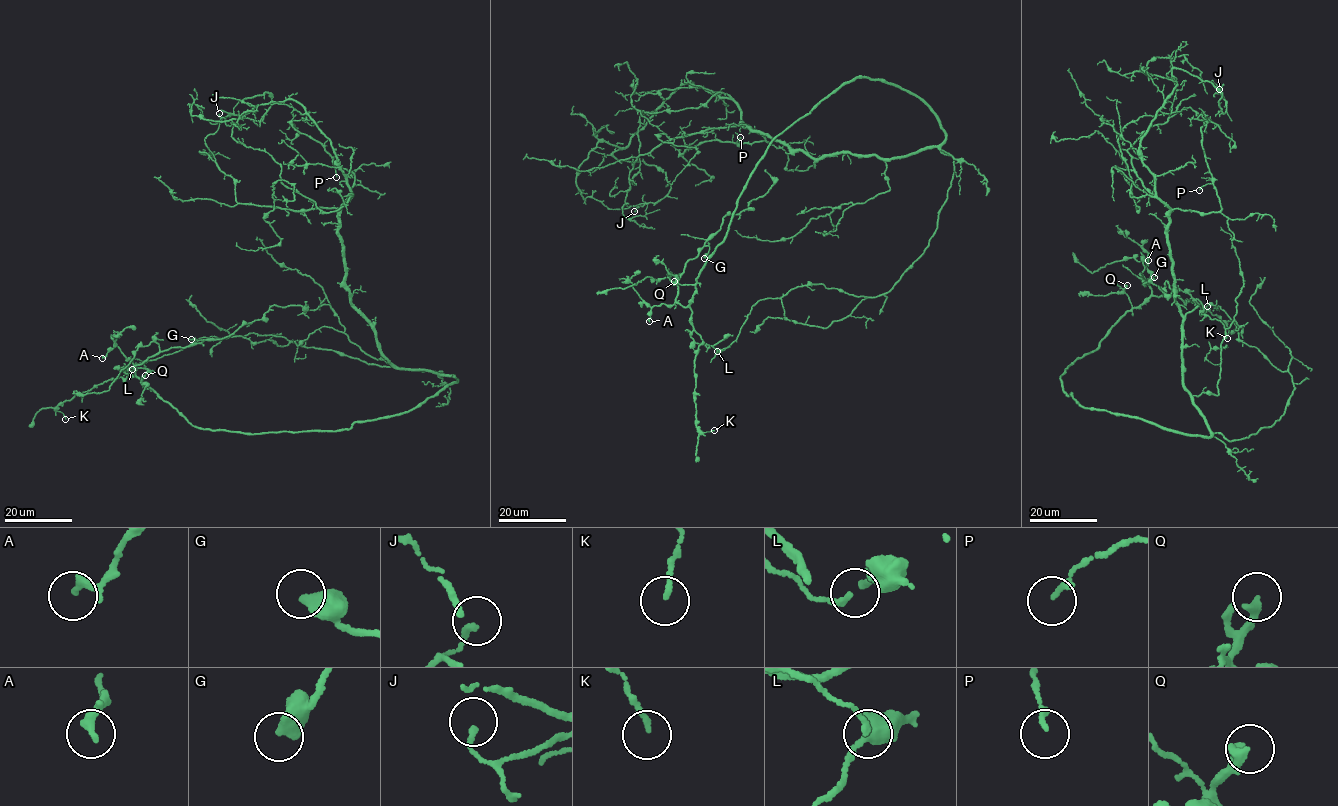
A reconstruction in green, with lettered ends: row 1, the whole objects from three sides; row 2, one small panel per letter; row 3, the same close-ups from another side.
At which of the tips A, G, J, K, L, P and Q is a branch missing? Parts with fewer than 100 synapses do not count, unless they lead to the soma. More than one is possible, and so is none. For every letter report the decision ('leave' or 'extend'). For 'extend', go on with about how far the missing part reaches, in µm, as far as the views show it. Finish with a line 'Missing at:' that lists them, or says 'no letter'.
A: leave
G: leave
J: leave
K: leave
L: leave
P: leave
Q: leave
Missing at: no letter

